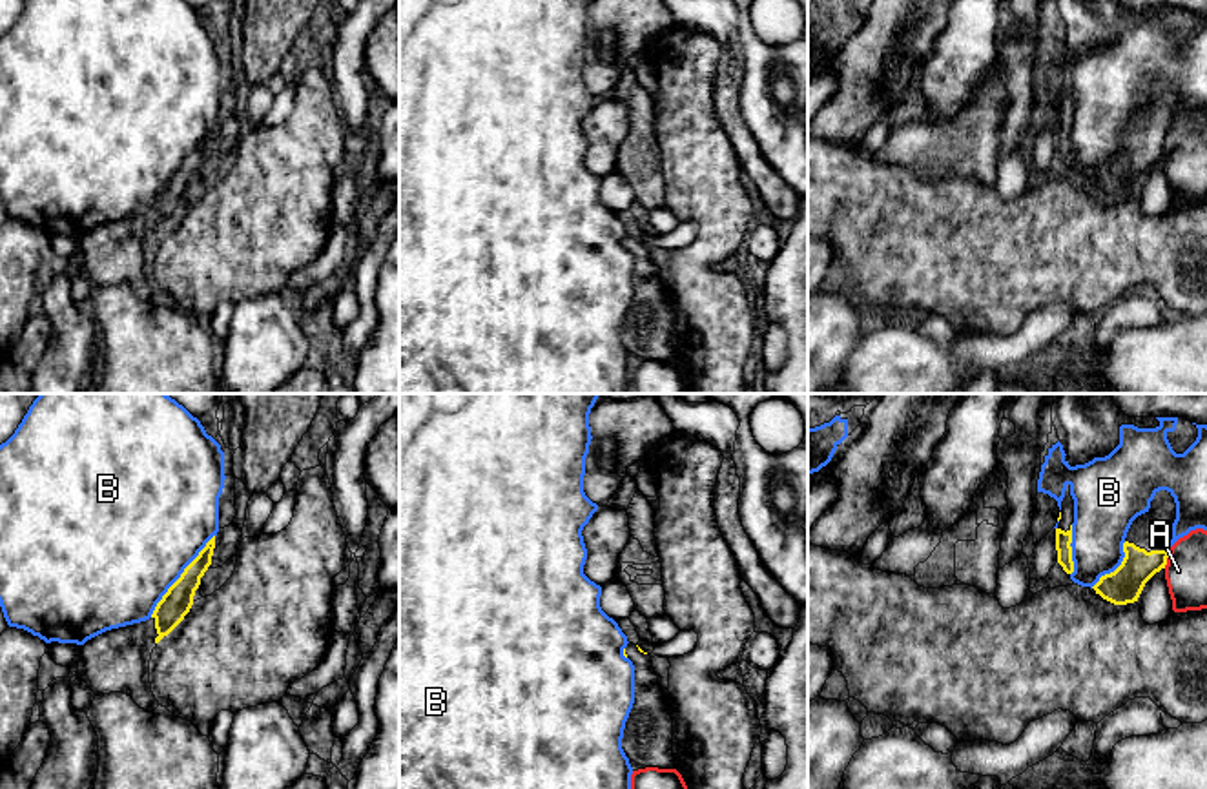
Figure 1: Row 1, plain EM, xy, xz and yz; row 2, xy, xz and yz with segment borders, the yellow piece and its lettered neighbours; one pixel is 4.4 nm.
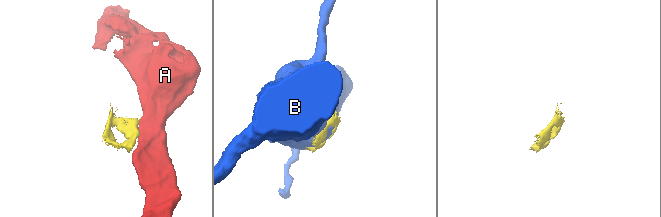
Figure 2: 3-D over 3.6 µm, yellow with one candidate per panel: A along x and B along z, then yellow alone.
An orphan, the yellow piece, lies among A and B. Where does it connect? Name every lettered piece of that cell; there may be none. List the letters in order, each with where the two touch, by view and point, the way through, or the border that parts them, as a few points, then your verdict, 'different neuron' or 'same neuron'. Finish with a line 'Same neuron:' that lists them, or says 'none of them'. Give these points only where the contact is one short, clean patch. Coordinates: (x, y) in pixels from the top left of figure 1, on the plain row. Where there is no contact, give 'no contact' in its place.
A: yz (1167, 148) | different neuron
B: xy (181, 168) | different neuron
Same neuron: none of them

